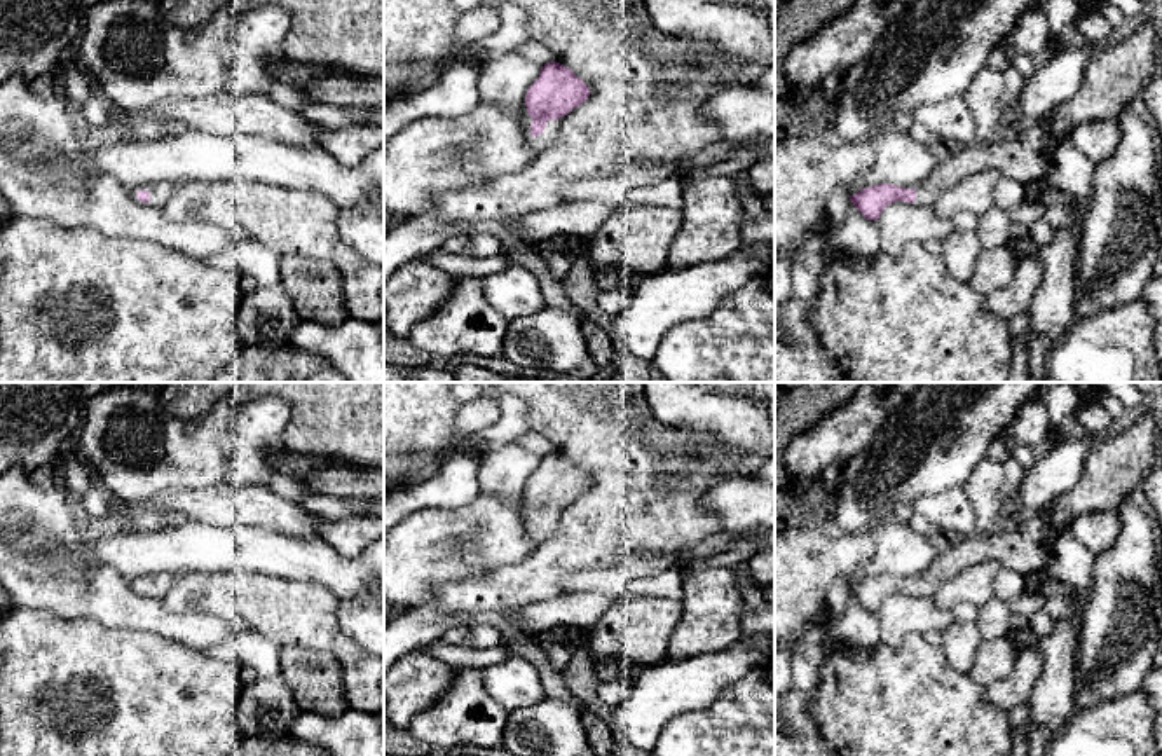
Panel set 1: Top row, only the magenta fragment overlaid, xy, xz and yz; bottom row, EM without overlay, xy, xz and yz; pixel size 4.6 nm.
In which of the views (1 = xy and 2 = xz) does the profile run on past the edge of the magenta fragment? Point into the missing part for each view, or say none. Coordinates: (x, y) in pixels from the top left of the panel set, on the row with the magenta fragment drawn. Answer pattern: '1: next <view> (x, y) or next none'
1: next none
2: next xz (539, 140)

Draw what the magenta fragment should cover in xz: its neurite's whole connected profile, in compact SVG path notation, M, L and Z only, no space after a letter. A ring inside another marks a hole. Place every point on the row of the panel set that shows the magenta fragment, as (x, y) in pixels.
M557 61L541 66L536 82L527 89L525 107L532 117L530 136L537 148L551 140L541 133L548 120L567 115L590 96L590 87L574 72Z

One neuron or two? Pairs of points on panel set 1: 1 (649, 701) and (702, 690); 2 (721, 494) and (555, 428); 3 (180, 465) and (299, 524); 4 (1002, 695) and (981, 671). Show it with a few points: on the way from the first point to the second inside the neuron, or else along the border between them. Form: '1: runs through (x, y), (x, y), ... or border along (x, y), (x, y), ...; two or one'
1: runs through (662, 692), (690, 690); one
2: border along (721, 479), (705, 493), (702, 505), (723, 528); two
3: border along (217, 484), (177, 493); two
4: border along (1018, 652), (1016, 664), (986, 688); two

